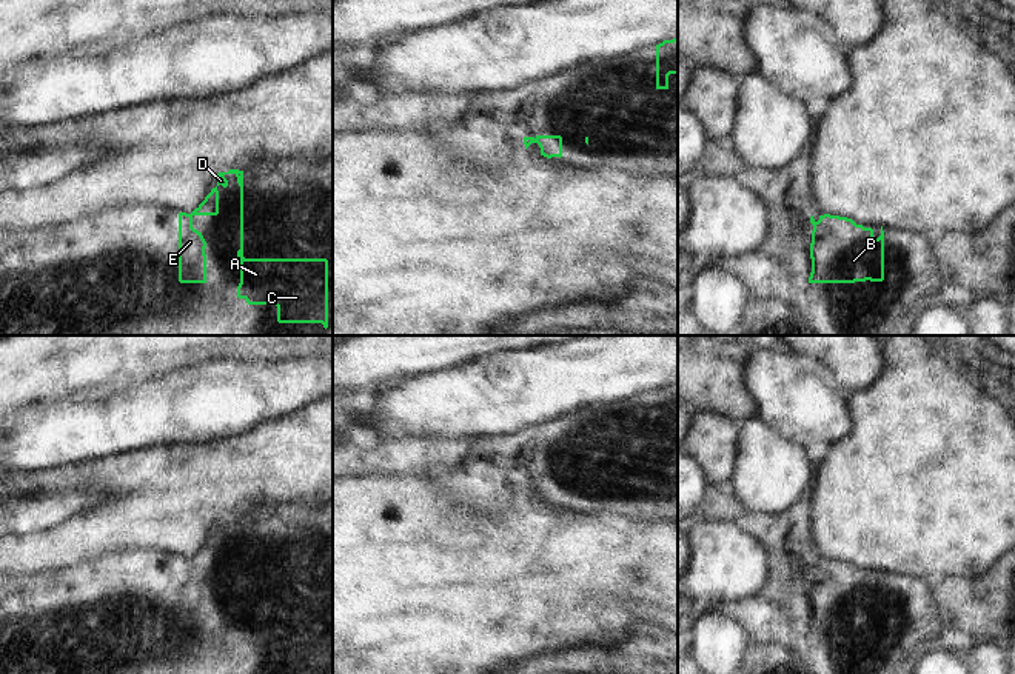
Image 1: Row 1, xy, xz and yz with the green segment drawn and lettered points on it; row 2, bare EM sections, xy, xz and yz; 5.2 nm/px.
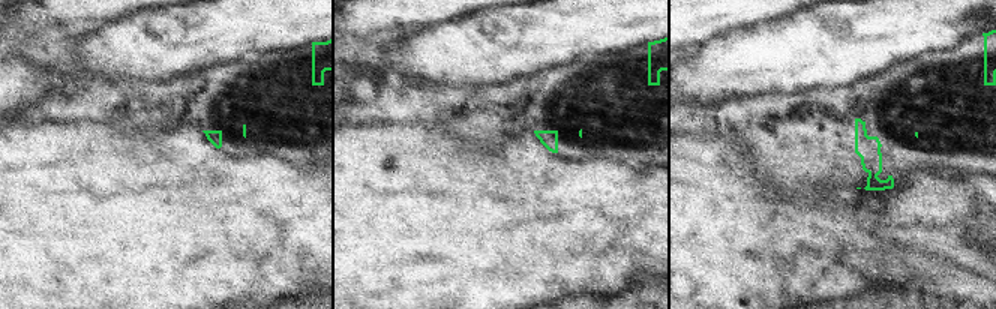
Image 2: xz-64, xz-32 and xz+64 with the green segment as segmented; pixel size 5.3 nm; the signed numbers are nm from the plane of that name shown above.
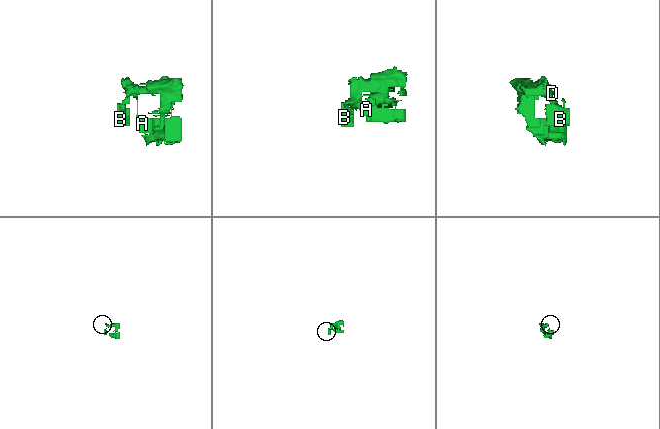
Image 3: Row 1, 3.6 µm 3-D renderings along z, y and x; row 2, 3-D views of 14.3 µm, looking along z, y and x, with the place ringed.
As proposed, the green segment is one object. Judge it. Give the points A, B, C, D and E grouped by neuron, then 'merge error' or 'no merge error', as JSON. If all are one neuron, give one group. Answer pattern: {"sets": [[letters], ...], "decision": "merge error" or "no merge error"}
{"sets": [["A", "C", "D"], ["B", "E"]], "decision": "merge error"}

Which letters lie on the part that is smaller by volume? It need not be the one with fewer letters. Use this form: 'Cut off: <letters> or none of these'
Cut off: B, E

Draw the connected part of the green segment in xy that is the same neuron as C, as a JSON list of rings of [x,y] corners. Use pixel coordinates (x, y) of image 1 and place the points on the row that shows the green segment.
[[[243,171],[217,174],[217,186],[228,186],[225,174],[234,174],[240,186],[240,283],[237,297],[248,305],[276,305],[279,323],[322,323],[328,328],[328,260],[327,259],[245,259],[243,257]]]

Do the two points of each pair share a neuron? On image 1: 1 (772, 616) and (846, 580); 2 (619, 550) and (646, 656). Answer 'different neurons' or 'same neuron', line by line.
1: different neurons
2: different neurons

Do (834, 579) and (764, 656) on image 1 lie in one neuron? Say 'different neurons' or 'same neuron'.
different neurons

